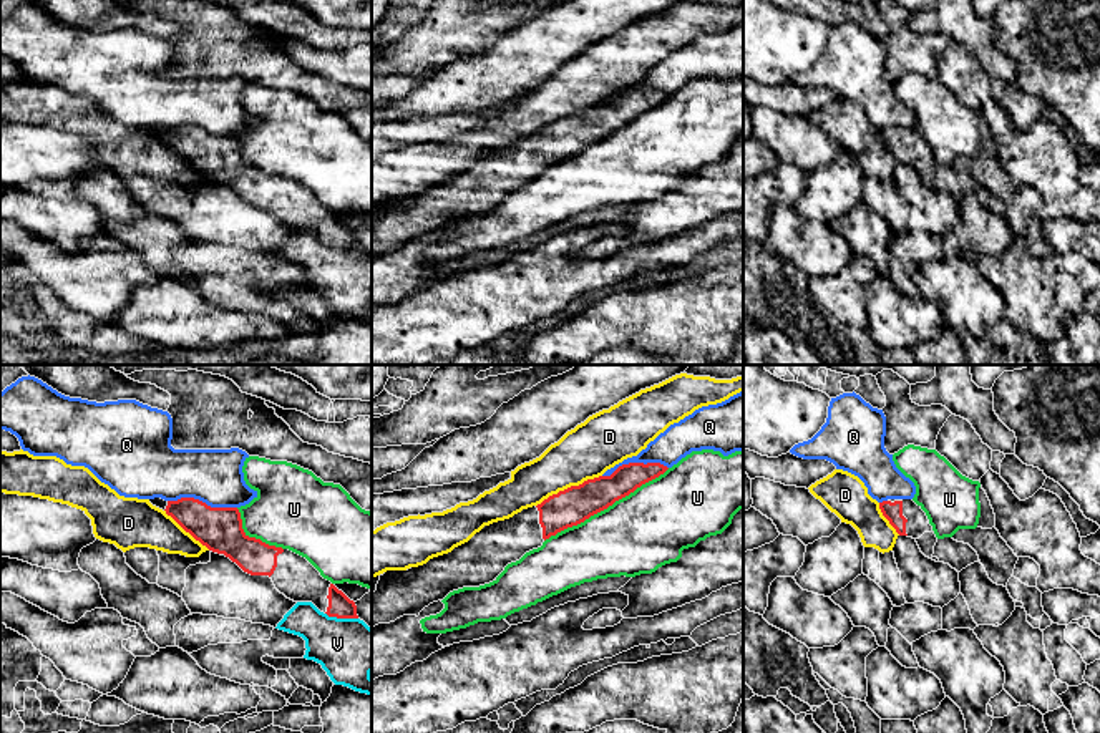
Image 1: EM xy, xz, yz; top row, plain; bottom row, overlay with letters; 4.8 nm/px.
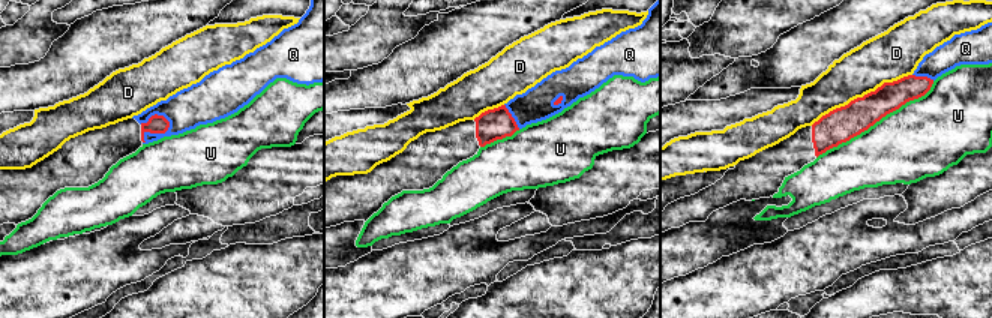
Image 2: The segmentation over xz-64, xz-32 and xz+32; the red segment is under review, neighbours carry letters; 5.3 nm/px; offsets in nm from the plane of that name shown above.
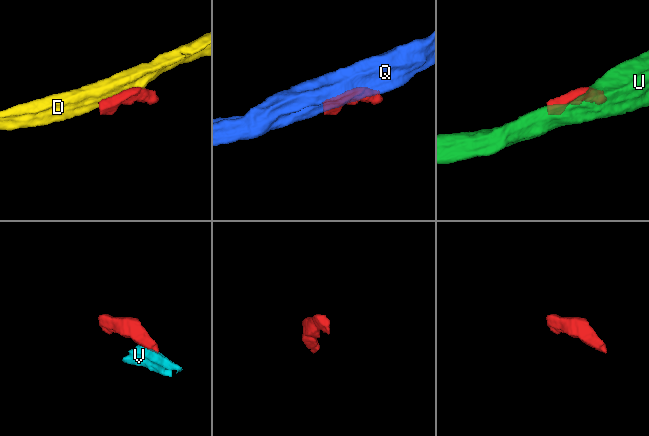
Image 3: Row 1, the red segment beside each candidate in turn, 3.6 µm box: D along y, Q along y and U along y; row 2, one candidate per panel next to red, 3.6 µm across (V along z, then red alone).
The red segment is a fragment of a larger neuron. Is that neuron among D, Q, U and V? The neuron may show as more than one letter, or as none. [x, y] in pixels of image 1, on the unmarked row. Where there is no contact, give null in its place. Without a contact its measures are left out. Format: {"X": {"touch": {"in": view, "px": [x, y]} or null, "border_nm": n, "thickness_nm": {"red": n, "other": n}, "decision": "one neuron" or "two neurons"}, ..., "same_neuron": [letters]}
{"D": {"touch": {"in": "xz", "px": [568, 116]}, "border_nm": 360, "thickness_nm": {"red": 180, "other": 260}, "decision": "two neurons"}, "Q": {"touch": {"in": "xy", "px": [201, 130]}, "border_nm": 340, "thickness_nm": {"red": 220, "other": 280}, "decision": "two neurons"}, "U": {"touch": {"in": "xz", "px": [606, 136]}, "border_nm": 700, "thickness_nm": {"red": 180, "other": 380}, "decision": "two neurons"}, "V": {"touch": {"in": "xy", "px": [342, 246]}, "border_nm": 160, "thickness_nm": {"red": 110, "other": 300}, "decision": "two neurons"}, "same_neuron": []}

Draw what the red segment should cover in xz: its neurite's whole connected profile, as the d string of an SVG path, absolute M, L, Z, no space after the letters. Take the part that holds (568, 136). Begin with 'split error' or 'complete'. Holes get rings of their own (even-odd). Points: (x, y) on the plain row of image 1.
split error; M629 91L619 95L611 104L587 108L549 124L541 133L523 138L509 148L484 154L468 171L451 181L430 187L426 192L408 199L387 199L380 204L377 219L372 222L372 255L390 252L403 244L420 244L433 231L443 229L450 221L463 216L479 216L496 209L511 191L526 181L543 174L557 161L577 154L591 144L607 138L616 129L629 124L642 113L659 106L669 96L660 91Z

